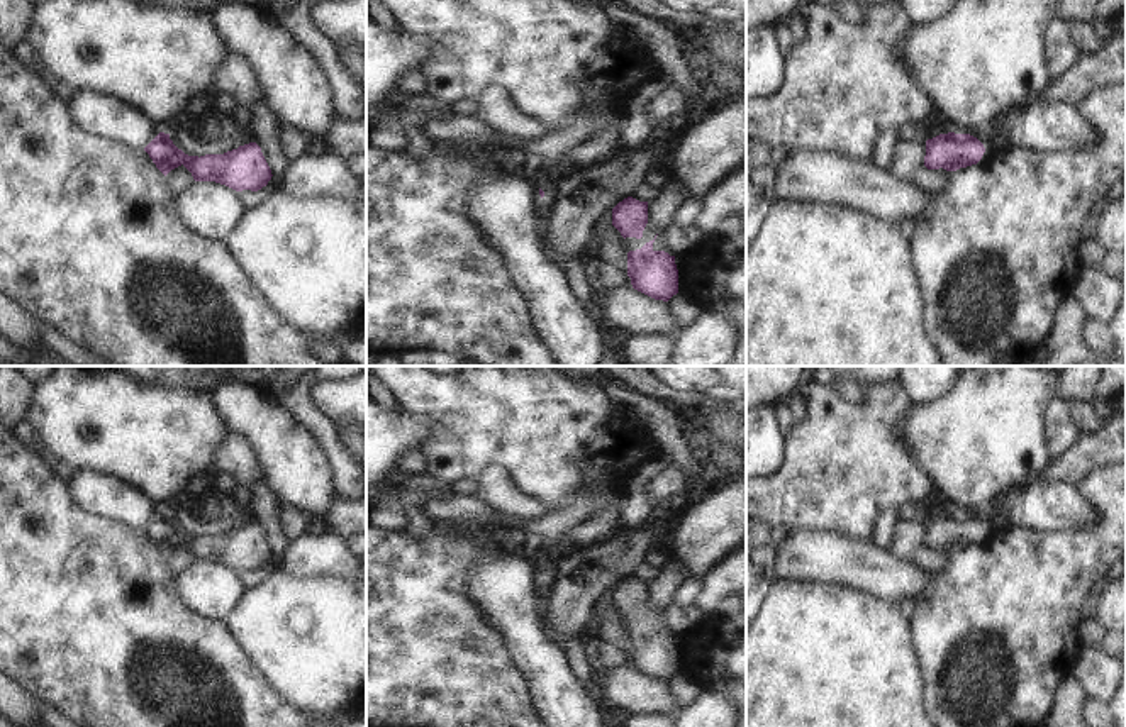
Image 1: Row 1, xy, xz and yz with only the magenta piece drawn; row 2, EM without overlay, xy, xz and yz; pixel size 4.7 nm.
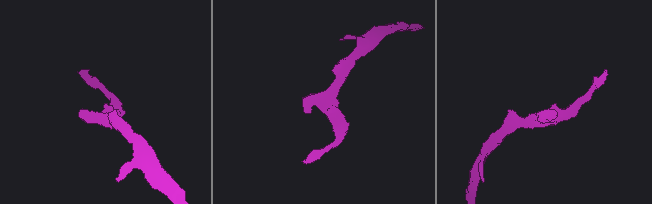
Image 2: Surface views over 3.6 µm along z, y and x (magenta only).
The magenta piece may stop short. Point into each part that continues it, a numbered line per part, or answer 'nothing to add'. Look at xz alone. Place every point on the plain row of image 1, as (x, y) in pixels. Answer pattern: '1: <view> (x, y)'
nothing to add

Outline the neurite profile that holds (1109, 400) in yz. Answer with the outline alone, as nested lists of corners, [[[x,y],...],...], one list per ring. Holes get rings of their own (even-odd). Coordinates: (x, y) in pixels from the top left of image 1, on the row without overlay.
[[[1102,366],[1090,403],[1104,422],[1126,413],[1126,366]]]

